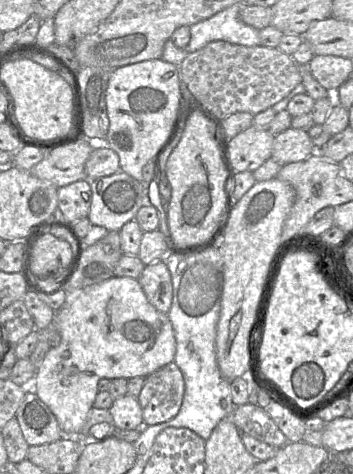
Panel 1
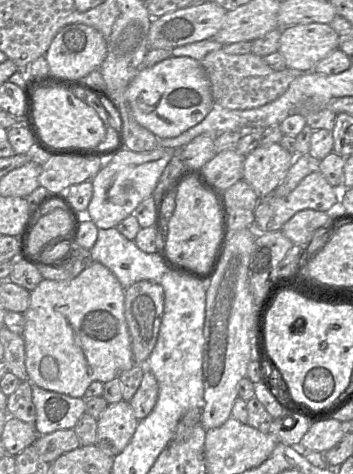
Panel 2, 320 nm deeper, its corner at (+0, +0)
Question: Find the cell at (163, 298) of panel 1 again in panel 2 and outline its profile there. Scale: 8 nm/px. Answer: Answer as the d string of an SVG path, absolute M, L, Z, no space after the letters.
M142 280L125 289L124 316L135 364L145 364L156 341L164 313L164 290L156 282Z

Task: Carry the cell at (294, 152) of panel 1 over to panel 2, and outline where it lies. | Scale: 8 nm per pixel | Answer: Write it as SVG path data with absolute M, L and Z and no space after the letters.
M279 143L259 145L245 156L242 180L264 198L285 178L295 157Z

